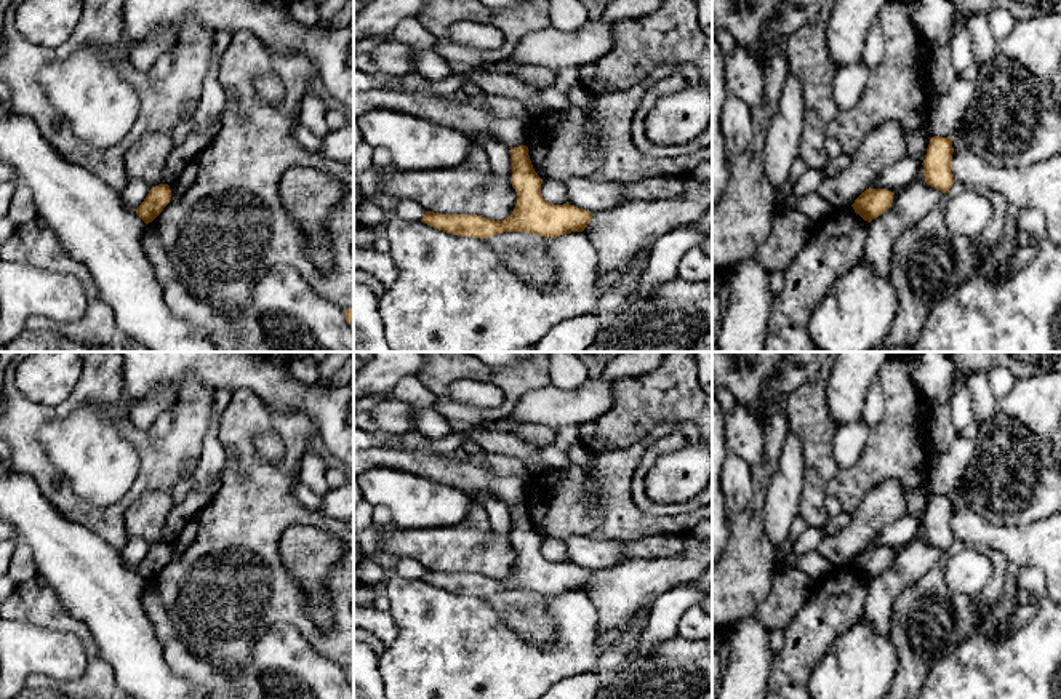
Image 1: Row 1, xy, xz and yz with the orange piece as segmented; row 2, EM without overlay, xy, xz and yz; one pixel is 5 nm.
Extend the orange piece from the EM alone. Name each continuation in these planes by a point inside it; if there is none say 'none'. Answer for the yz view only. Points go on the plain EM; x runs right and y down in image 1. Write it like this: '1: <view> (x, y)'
none

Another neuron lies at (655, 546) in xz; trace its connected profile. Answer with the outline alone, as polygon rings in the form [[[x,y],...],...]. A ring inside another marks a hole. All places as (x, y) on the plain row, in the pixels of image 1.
[[[650,536],[623,541],[623,549],[632,558],[674,557],[683,552],[683,536]]]

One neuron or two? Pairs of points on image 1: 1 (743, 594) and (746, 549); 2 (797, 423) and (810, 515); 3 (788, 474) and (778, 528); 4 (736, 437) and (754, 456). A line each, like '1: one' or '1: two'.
1: one
2: one
3: one
4: one

